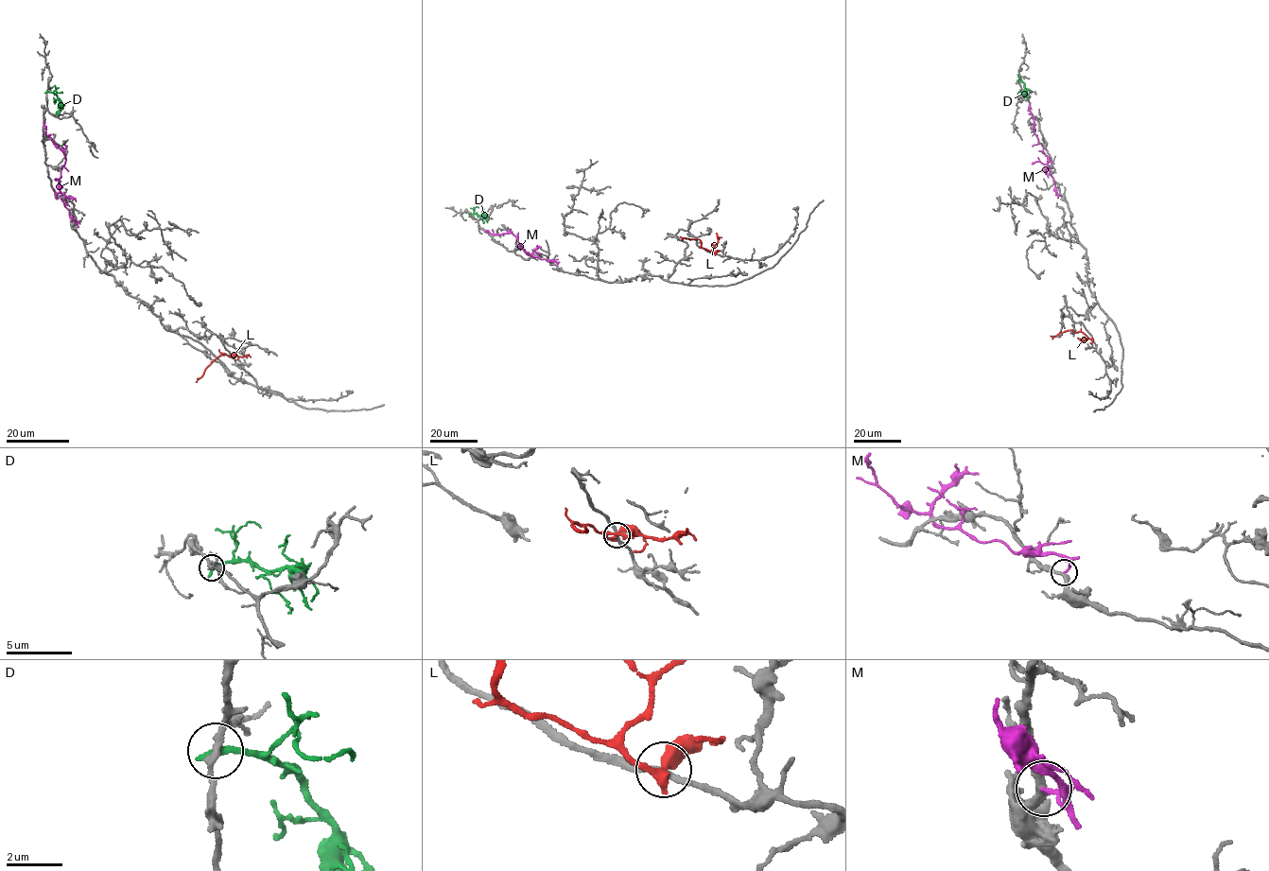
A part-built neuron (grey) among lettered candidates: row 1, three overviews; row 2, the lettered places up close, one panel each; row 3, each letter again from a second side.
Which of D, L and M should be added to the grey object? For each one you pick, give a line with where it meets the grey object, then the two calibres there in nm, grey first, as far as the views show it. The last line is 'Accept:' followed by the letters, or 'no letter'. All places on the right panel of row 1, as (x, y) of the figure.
Accept: no letter

